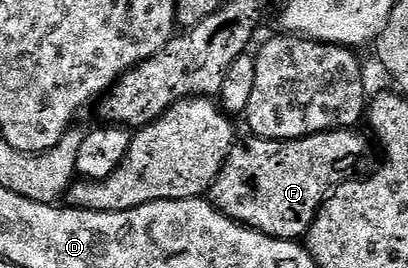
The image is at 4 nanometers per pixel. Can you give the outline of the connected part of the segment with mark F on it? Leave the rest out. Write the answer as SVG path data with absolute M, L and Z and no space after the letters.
M328 130L286 142L246 137L246 142L238 141L227 156L211 187L211 201L222 214L260 234L304 239L326 198L346 181L345 173L368 152L370 139L359 131Z

